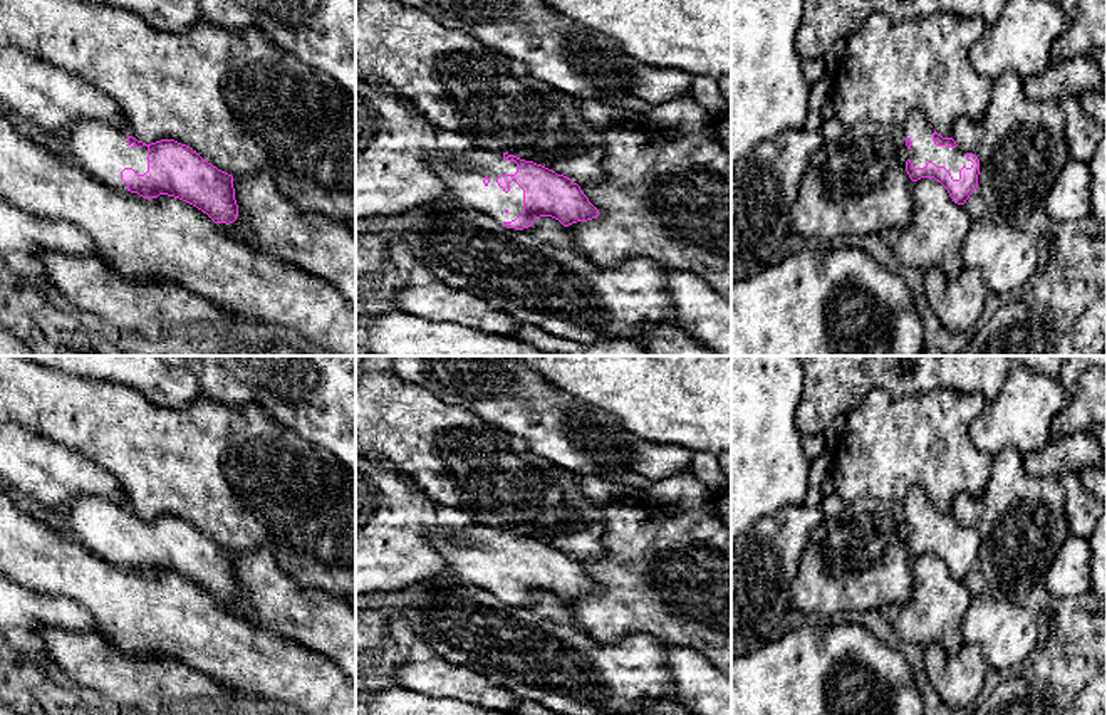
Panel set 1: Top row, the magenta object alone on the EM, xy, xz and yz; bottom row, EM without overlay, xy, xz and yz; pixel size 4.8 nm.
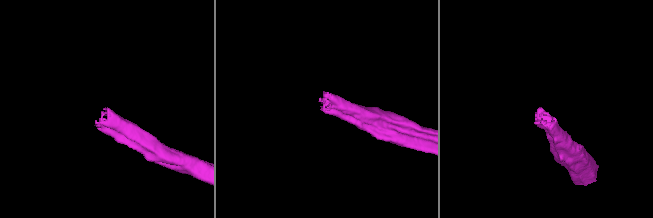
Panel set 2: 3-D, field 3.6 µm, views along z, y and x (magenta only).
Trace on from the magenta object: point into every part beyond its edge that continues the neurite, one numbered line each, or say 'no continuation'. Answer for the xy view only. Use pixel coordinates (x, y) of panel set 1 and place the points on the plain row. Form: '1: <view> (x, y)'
1: xy (101, 526)

